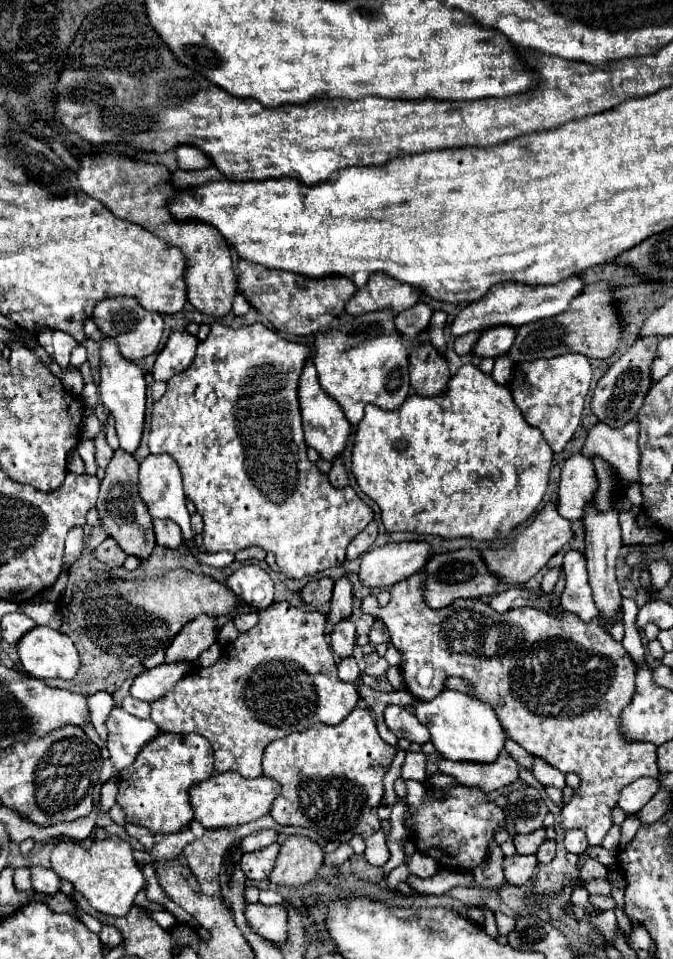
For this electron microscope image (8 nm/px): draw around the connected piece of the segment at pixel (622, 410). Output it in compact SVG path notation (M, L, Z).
M645 337L645 339L637 339L623 355L621 359L617 359L607 373L599 379L593 399L591 399L591 411L597 415L597 419L613 429L619 429L621 425L625 425L627 421L631 421L637 411L643 405L643 399L651 387L651 363L657 351L657 337Z

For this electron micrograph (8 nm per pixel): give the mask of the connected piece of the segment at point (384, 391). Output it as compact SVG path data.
M375 311L355 317L353 323L347 323L339 331L317 335L313 363L319 383L341 405L351 425L361 421L367 403L381 409L397 409L411 395L407 349L393 319L391 311Z

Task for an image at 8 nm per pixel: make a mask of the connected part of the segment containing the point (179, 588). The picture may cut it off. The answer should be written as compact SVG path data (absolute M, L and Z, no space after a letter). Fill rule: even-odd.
M85 549L83 555L73 563L71 573L69 573L67 591L59 599L59 611L63 617L61 631L73 639L73 643L81 655L79 675L71 681L57 681L57 679L47 681L47 685L51 685L51 687L77 691L85 697L89 697L97 691L115 693L123 685L123 681L143 673L145 671L143 659L153 655L157 649L167 649L167 645L171 645L173 637L195 617L199 617L203 613L209 617L223 617L223 615L235 617L237 609L241 605L241 599L233 591L229 591L223 583L217 583L213 577L207 577L207 575L195 575L185 569L175 569L175 571L169 571L161 579L121 581L121 579L113 579L107 571L91 569L89 563L91 563L91 555L89 555L89 549Z

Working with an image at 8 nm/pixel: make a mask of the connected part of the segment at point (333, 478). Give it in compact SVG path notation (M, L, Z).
M335 459L333 461L333 467L331 467L331 473L329 473L329 481L335 489L343 489L349 485L349 479L347 479L347 473L345 473L345 465L341 459Z

